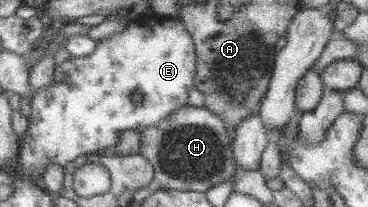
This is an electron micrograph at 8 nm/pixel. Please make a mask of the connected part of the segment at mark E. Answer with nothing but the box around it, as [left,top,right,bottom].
[16,18,196,177]

